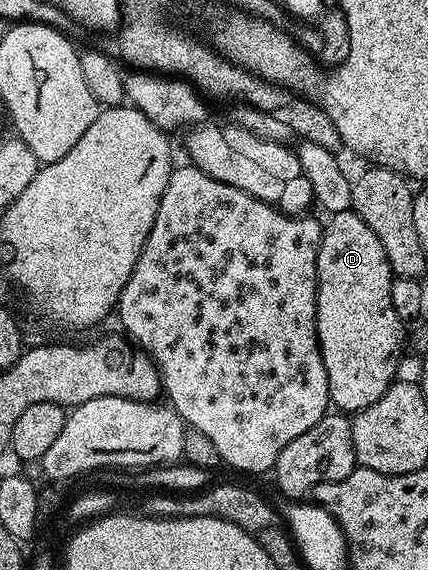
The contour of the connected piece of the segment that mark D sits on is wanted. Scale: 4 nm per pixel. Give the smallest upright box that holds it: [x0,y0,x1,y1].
[315,211,405,415]

